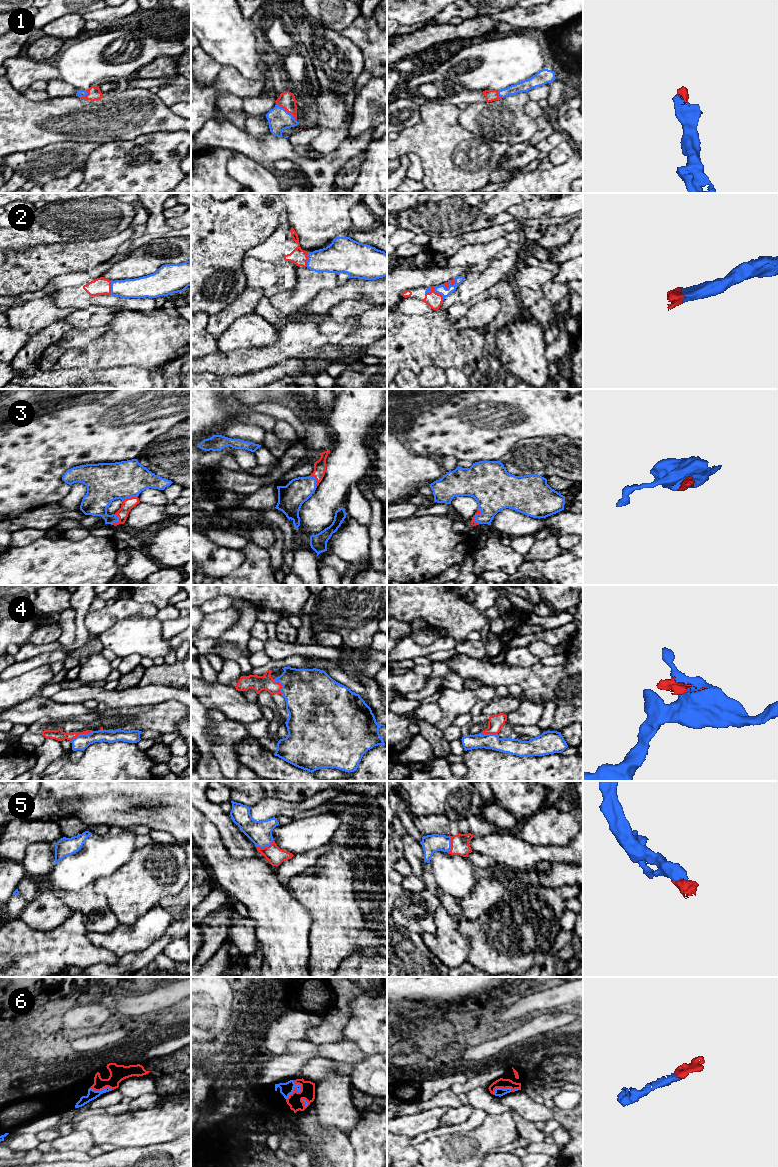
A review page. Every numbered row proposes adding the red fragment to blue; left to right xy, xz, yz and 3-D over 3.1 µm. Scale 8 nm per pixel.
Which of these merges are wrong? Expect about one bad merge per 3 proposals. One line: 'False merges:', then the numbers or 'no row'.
False merges: 4

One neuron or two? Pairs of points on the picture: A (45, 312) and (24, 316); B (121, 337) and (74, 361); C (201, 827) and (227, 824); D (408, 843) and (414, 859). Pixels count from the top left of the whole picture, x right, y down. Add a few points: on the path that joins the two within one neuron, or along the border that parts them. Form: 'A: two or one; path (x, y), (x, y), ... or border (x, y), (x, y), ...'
A: one; path (40, 312), (29, 316)
B: one; path (109, 349), (96, 356), (86, 357)
C: two; border (201, 811), (216, 827), (225, 846)
D: one; path (411, 847), (414, 855)

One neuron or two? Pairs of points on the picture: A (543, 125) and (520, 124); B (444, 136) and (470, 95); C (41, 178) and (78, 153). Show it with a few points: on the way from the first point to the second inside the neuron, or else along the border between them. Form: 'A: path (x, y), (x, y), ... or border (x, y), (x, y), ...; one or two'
A: border (537, 120), (537, 130), (528, 141); two
B: border (436, 100), (457, 106); two
C: path (50, 169), (61, 158), (69, 156); one

